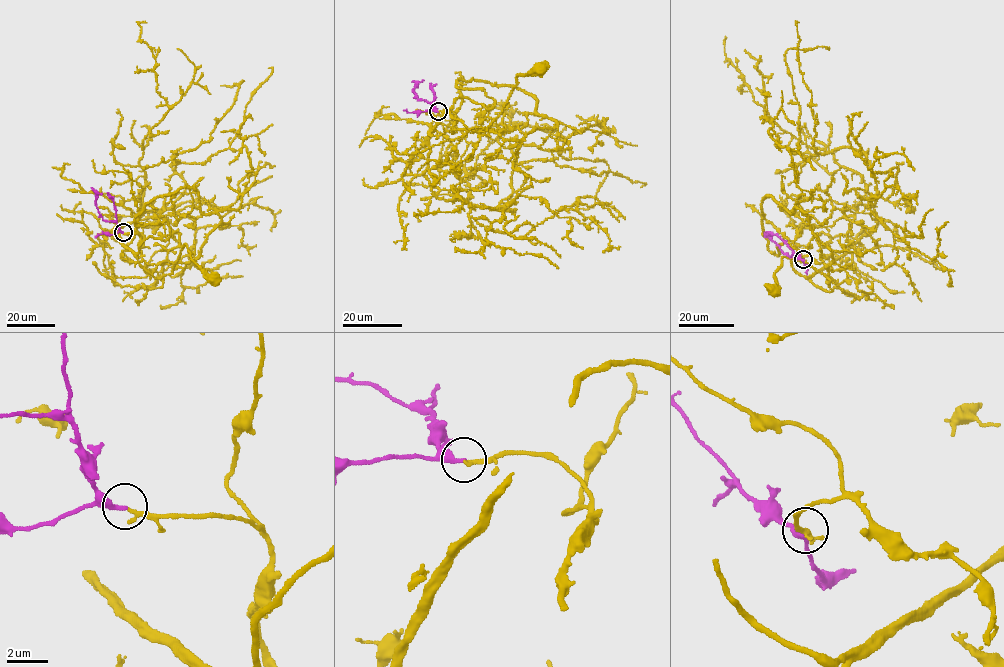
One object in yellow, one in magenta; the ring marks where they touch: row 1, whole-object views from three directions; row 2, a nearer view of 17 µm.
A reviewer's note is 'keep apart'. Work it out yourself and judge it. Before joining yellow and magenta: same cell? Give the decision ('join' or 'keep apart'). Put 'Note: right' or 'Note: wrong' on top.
Note: wrong
join

